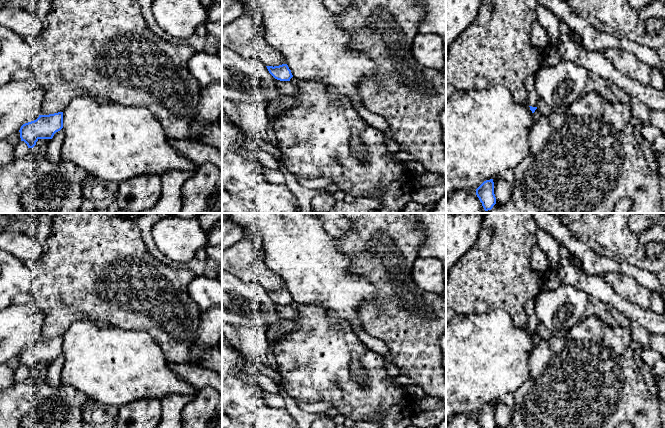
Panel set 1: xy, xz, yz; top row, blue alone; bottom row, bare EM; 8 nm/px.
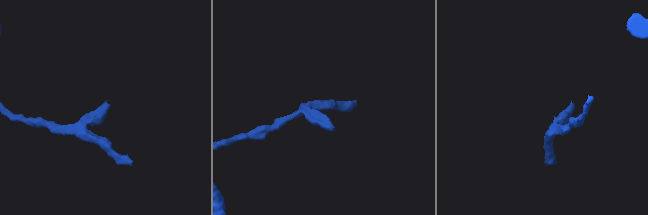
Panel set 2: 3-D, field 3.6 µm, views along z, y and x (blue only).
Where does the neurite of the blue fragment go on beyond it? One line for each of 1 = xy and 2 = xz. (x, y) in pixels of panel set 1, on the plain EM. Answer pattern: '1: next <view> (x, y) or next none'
1: next none
2: next none

